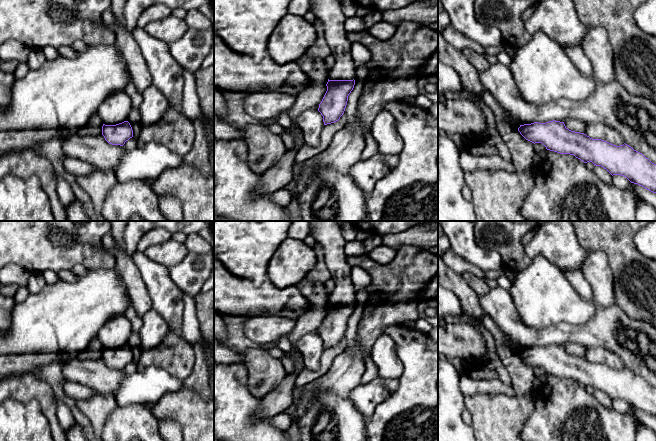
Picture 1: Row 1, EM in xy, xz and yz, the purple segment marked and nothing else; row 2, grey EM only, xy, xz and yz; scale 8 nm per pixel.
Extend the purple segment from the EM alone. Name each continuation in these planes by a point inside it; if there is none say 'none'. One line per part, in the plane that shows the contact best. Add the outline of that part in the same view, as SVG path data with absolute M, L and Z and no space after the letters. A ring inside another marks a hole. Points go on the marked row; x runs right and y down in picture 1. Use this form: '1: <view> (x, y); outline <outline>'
1: xz (329, 12); outline M311 0L310 11L322 22L324 39L331 49L335 64L328 71L329 80L353 80L356 66L351 58L351 42L344 28L346 20L338 0Z

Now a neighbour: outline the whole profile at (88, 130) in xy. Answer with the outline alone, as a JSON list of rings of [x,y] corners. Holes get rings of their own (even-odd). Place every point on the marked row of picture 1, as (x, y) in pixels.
[[[95,113],[91,116],[89,123],[76,133],[81,136],[97,136],[102,134],[103,122],[99,115]]]

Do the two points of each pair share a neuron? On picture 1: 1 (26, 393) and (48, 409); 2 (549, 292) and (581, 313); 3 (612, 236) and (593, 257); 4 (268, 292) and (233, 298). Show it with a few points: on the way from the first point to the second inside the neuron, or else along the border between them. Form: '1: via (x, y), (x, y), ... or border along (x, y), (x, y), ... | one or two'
1: via (32, 393), (36, 393), (46, 403) | one
2: via (557, 300), (573, 309) | one
3: border along (586, 250), (601, 250), (606, 256), (611, 269) | two
4: via (259, 298), (242, 298) | one

